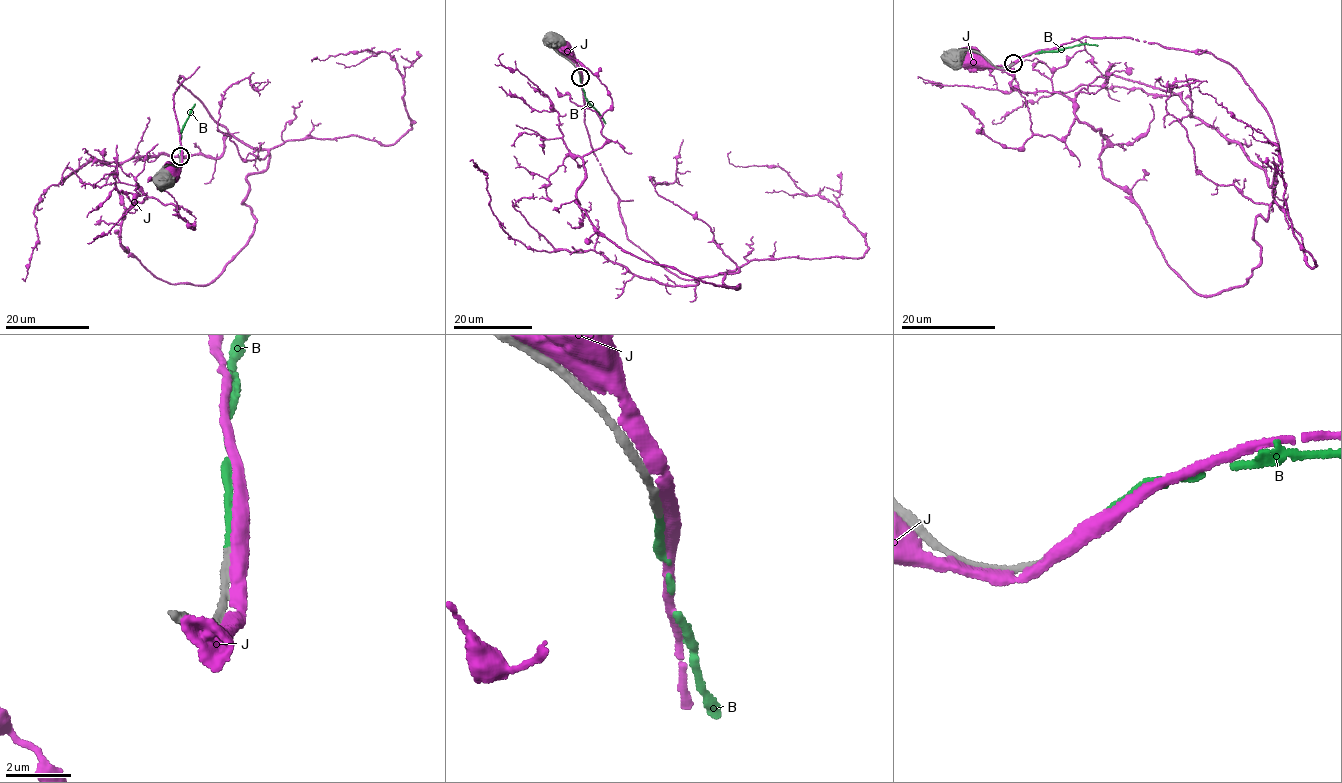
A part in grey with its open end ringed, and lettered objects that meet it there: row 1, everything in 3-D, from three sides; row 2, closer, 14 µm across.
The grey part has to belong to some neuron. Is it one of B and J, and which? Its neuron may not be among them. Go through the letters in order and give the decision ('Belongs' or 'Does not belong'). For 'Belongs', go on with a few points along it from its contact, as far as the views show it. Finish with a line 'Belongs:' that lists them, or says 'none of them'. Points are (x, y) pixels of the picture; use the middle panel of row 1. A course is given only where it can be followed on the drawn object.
B: Belongs. Its course: (580, 76), (585, 100), (605, 124)
J: Does not belong
Belongs: B

